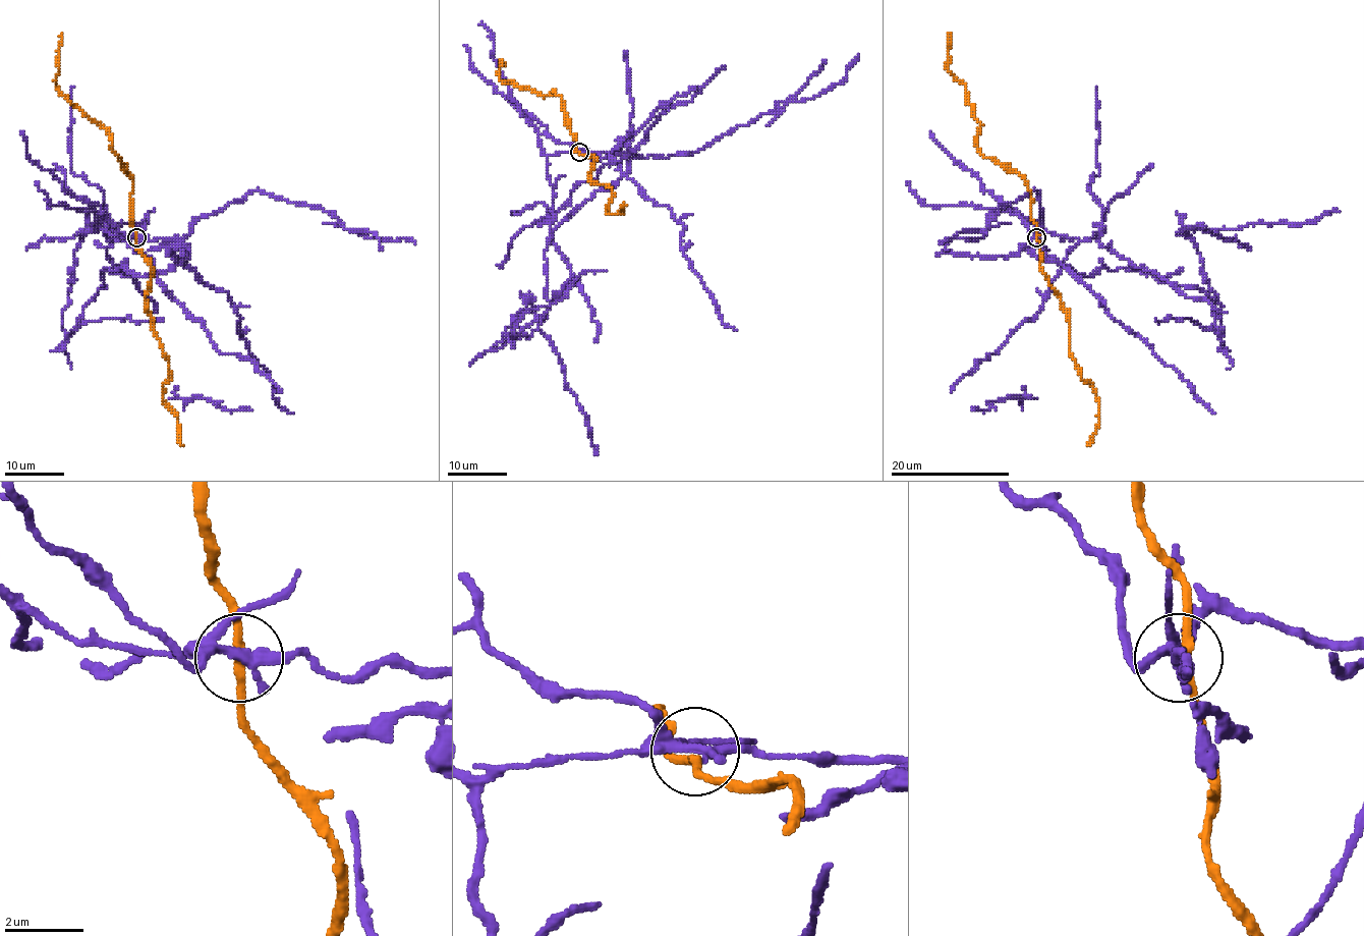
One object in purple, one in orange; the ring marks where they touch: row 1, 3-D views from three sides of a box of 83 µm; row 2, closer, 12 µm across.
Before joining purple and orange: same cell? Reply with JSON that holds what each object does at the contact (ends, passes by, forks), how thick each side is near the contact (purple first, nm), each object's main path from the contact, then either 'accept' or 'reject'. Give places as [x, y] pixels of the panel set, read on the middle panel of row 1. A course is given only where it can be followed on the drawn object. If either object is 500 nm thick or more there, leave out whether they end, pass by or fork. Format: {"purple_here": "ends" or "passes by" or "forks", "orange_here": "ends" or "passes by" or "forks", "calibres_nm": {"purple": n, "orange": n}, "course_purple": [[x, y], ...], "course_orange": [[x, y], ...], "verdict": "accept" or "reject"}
{"purple_here": "forks", "orange_here": "passes by", "calibres_nm": {"purple": 240, "orange": 200}, "course_purple": [[580, 151], [613, 153], [624, 175], [552, 232], [551, 307], [528, 336], [504, 329], [529, 303], [594, 455]], "course_orange": [[580, 153], [555, 91], [538, 95], [504, 83], [499, 72], [502, 62], [506, 63]], "verdict": "reject"}

